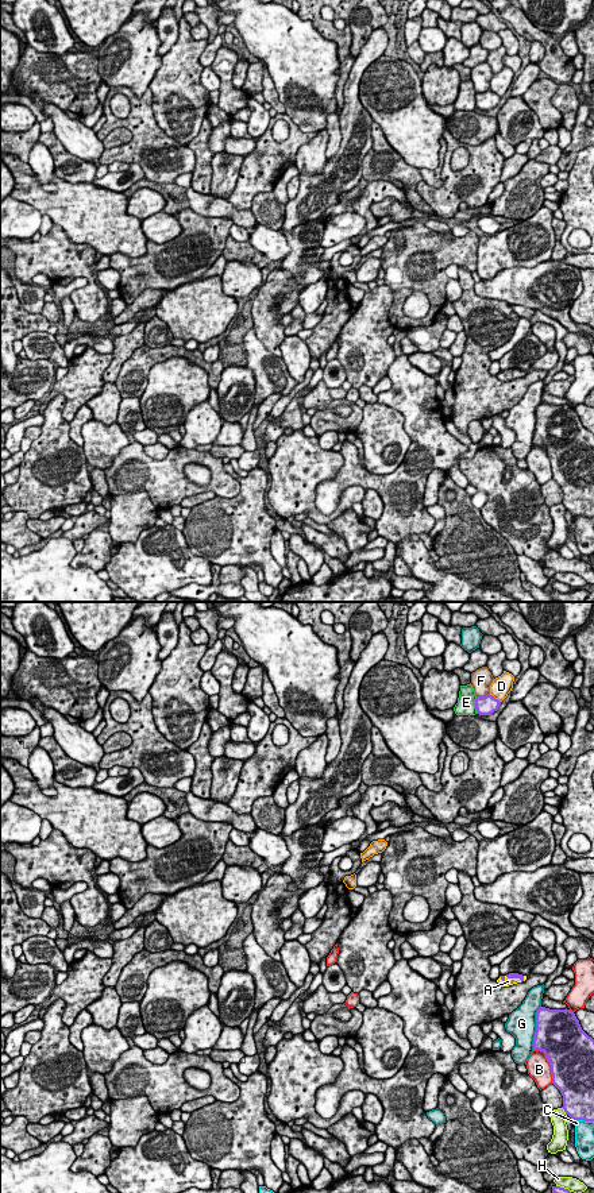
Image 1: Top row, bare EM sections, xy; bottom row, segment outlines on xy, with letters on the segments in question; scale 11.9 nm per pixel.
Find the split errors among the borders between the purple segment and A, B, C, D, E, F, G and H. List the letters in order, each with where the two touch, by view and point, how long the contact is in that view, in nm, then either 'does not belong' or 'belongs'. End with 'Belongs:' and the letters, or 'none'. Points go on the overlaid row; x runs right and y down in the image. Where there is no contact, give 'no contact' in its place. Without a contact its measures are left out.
A: contact xy (512, 977); length 300 nm; belongs
B: contact xy (550, 1064); length 480 nm; does not belong
C: contact xy (583, 1119); length 240 nm; does not belong
D: contact xy (493, 697); length 180 nm; does not belong
E: contact xy (475, 706); length 190 nm; does not belong
F: contact xy (482, 697); length 170 nm; does not belong
G: contact xy (536, 1027); length 550 nm; does not belong
H: contact xy (564, 1111); length 120 nm; does not belong
Belongs: A

